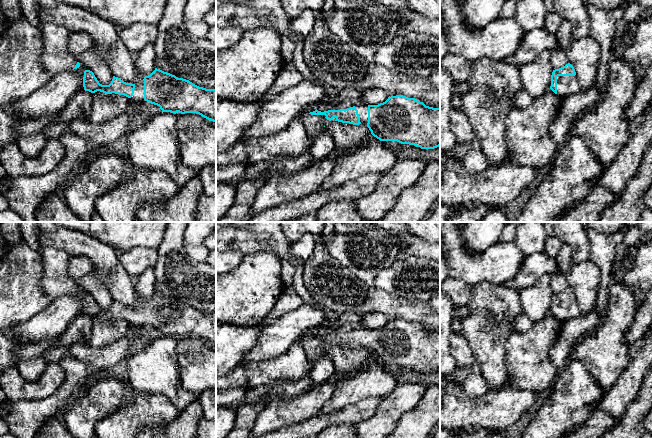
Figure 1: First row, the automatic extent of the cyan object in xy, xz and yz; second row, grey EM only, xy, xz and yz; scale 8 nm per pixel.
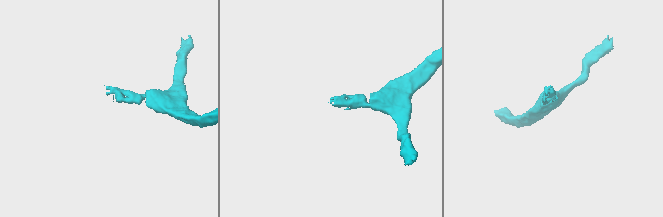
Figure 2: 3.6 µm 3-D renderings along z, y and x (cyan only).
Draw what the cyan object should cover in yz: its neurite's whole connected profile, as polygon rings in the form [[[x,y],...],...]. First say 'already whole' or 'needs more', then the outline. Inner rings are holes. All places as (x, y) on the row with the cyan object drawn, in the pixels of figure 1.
needs more; [[[570,63],[553,70],[550,89],[562,99],[581,91],[575,69]]]

